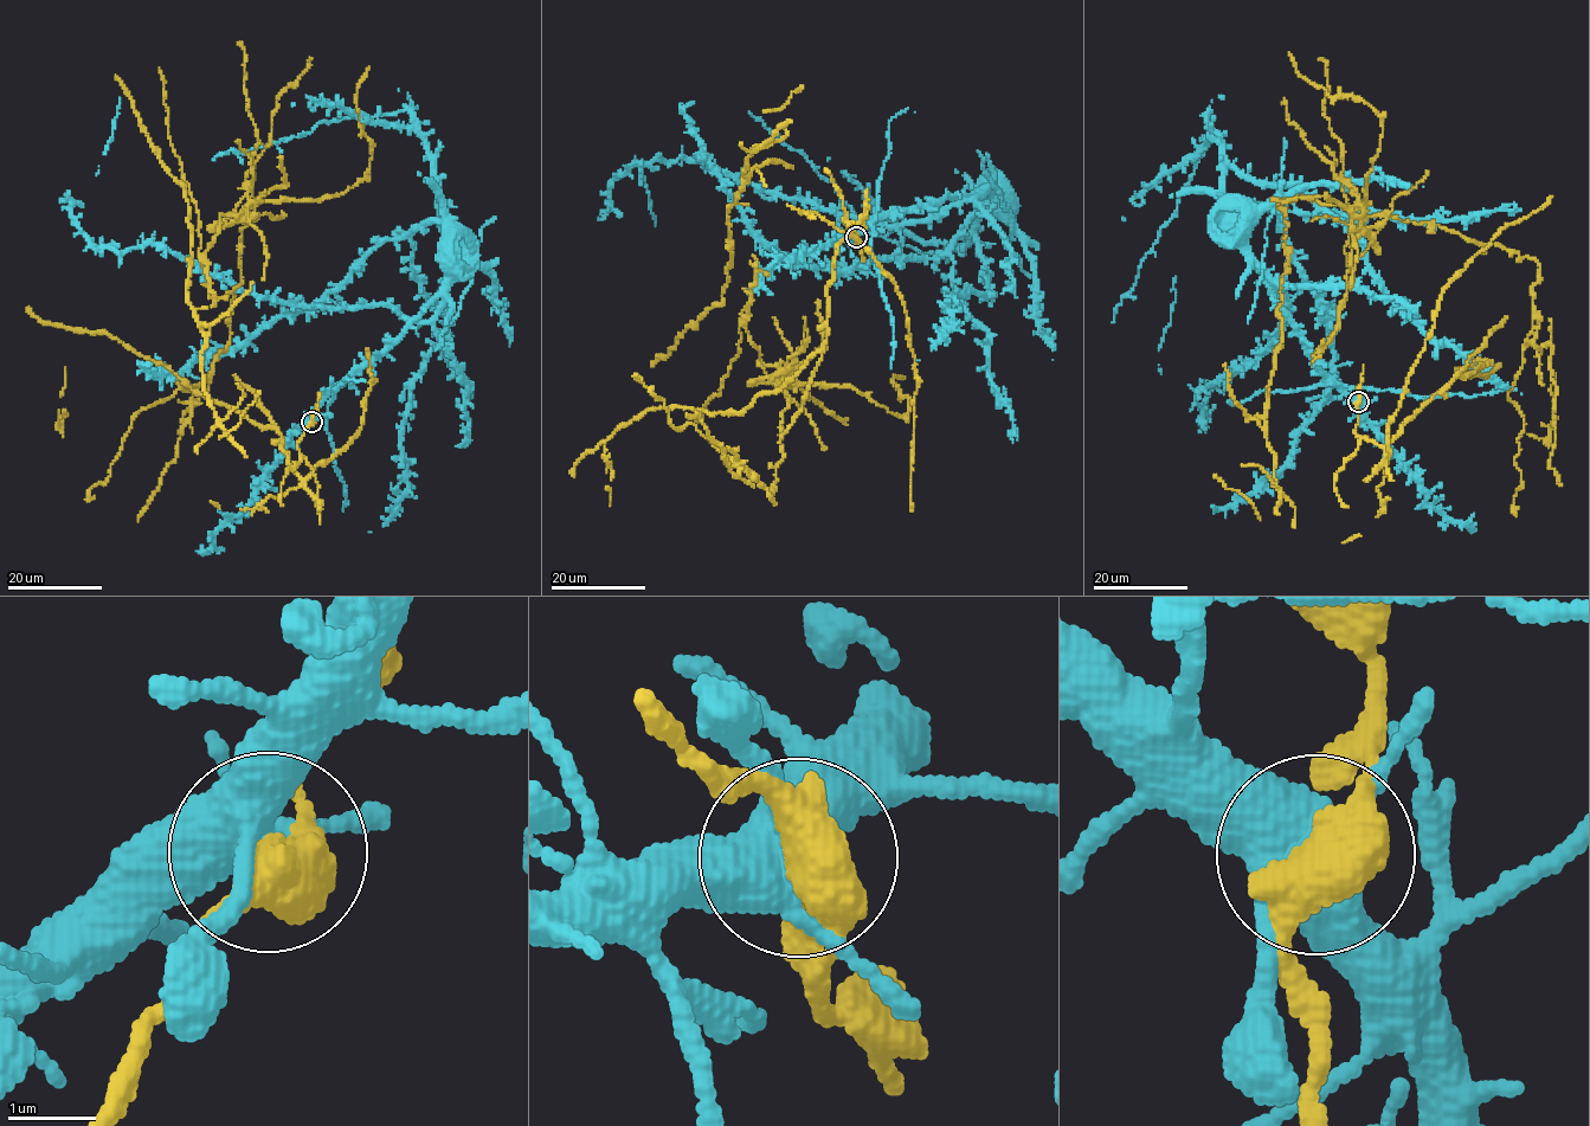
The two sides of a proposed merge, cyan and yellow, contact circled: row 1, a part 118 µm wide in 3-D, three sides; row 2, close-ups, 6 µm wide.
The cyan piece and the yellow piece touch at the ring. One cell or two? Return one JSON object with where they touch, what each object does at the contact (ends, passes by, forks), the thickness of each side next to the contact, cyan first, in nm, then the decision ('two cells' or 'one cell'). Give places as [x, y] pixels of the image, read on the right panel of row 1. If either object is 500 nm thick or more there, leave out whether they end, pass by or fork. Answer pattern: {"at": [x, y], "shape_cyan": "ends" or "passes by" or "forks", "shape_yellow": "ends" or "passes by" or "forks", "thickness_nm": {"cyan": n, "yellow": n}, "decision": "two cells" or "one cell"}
{"at": [1358, 401], "thickness_nm": {"cyan": 480, "yellow": 550}, "decision": "two cells"}

